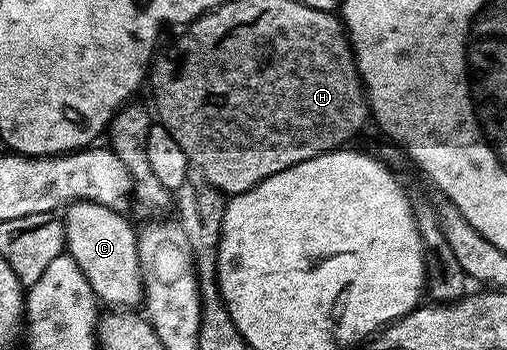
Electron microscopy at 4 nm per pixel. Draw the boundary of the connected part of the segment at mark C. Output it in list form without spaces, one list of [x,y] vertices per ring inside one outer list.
[[[71,202],[64,210],[65,253],[80,264],[80,272],[84,272],[99,303],[107,302],[110,308],[134,308],[143,301],[138,235],[136,226],[118,213],[122,212],[95,202]]]

